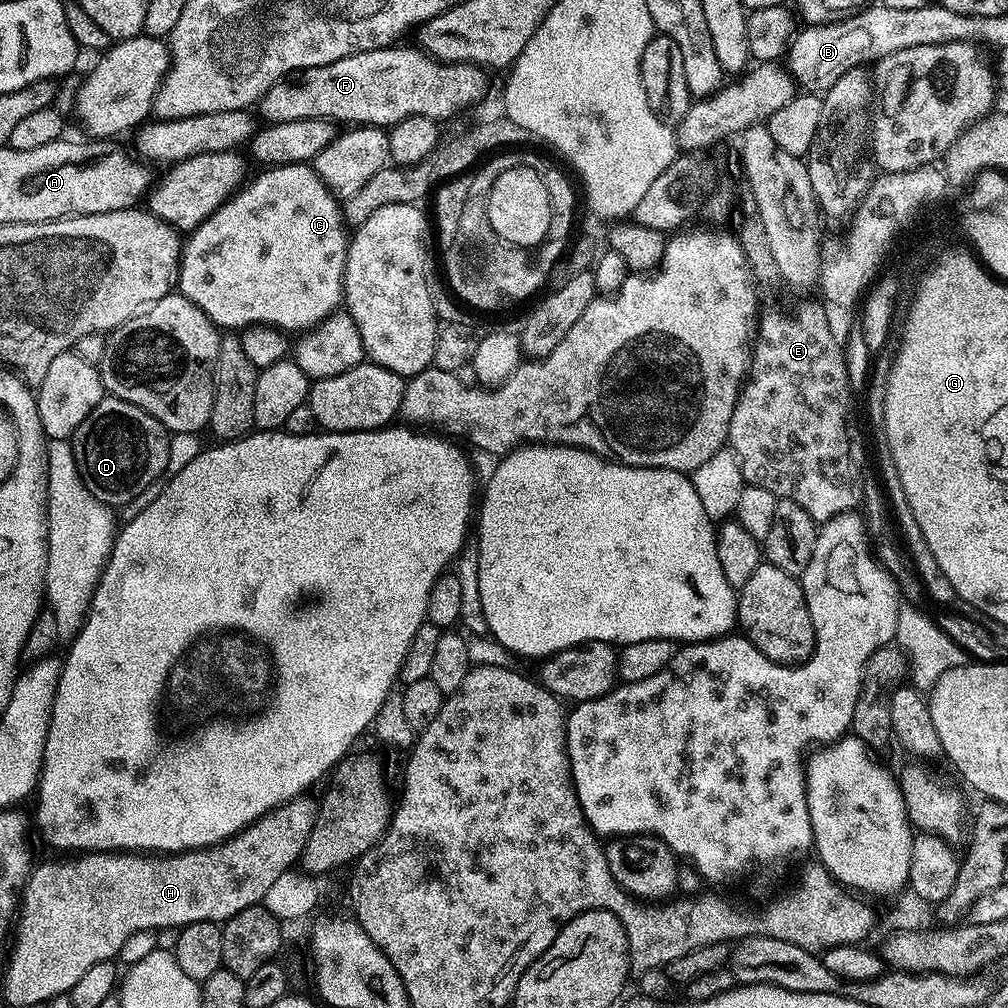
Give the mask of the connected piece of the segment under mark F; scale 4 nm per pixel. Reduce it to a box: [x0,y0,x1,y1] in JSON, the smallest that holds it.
[258,46,488,129]

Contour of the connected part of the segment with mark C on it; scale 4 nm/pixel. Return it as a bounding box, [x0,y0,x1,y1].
[179,163,350,334]

